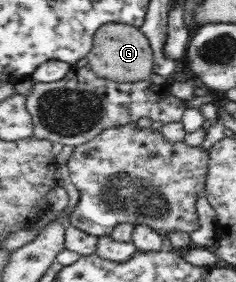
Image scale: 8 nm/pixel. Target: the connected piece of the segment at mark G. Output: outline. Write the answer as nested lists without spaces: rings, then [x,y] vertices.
[[[106,23],[93,38],[93,46],[86,55],[89,68],[100,79],[110,79],[116,83],[136,83],[148,80],[153,66],[153,51],[148,38],[132,25]]]

